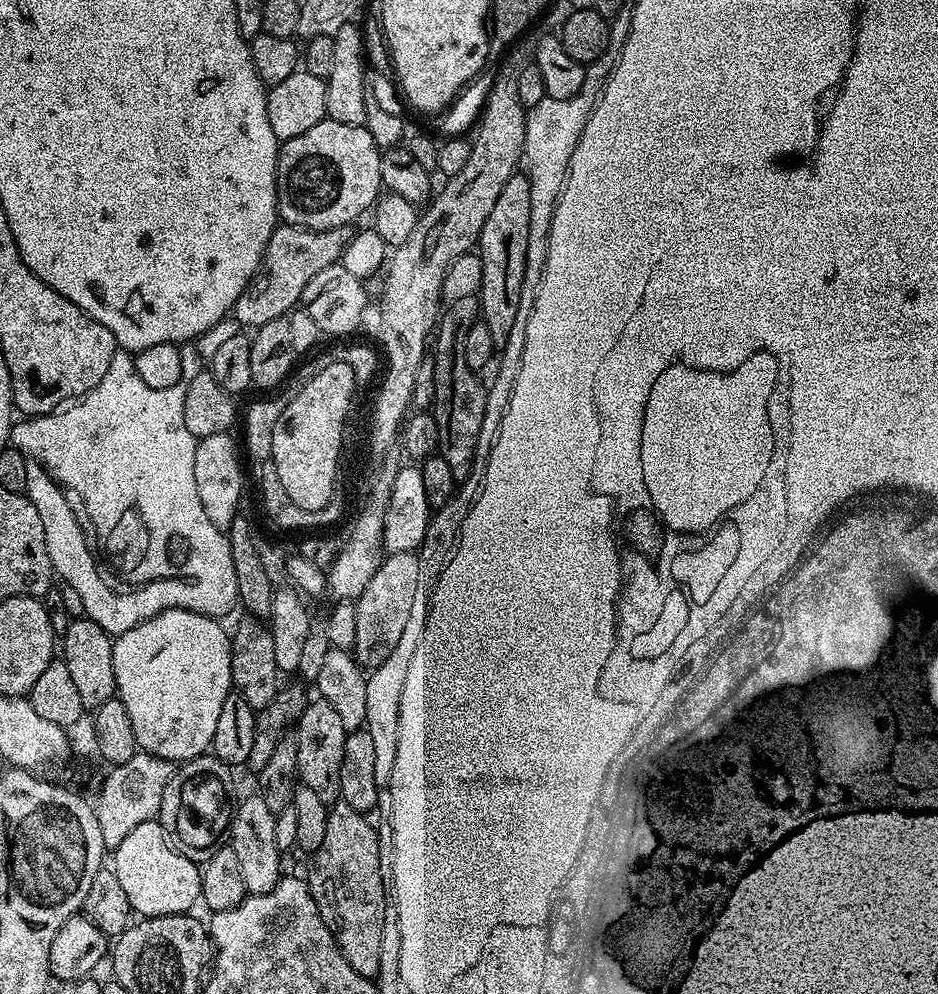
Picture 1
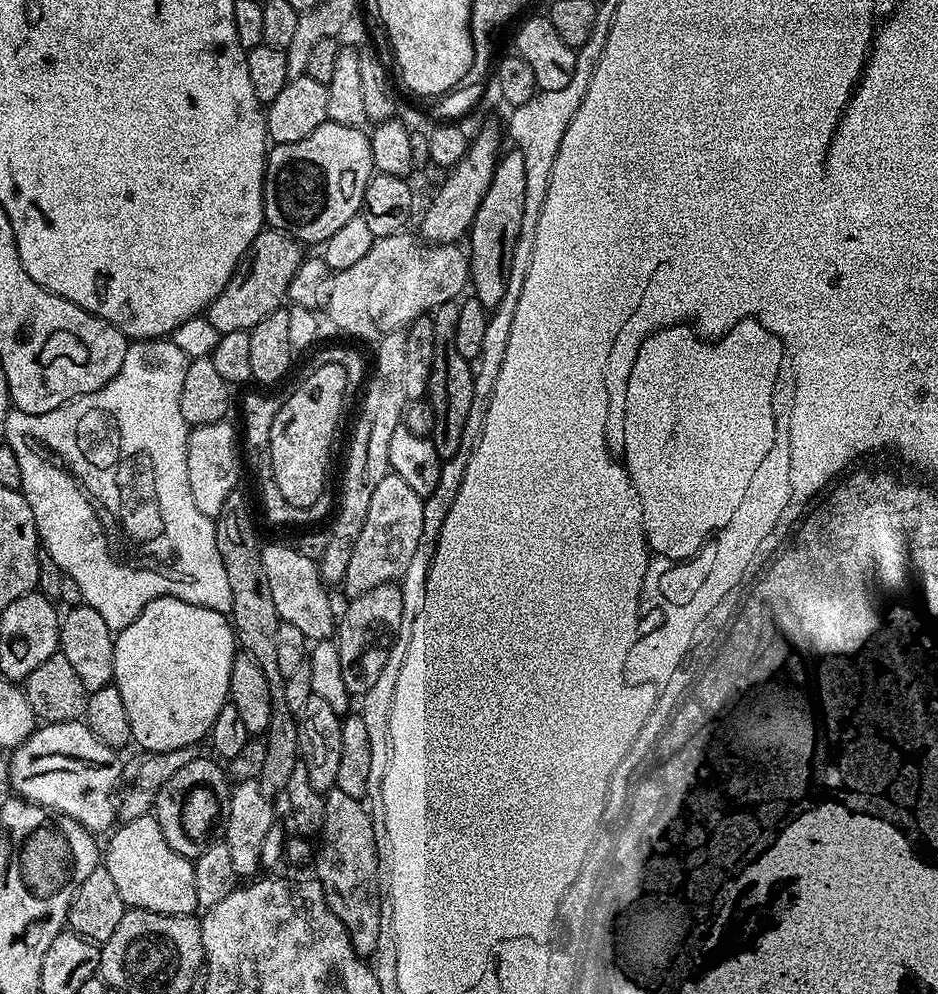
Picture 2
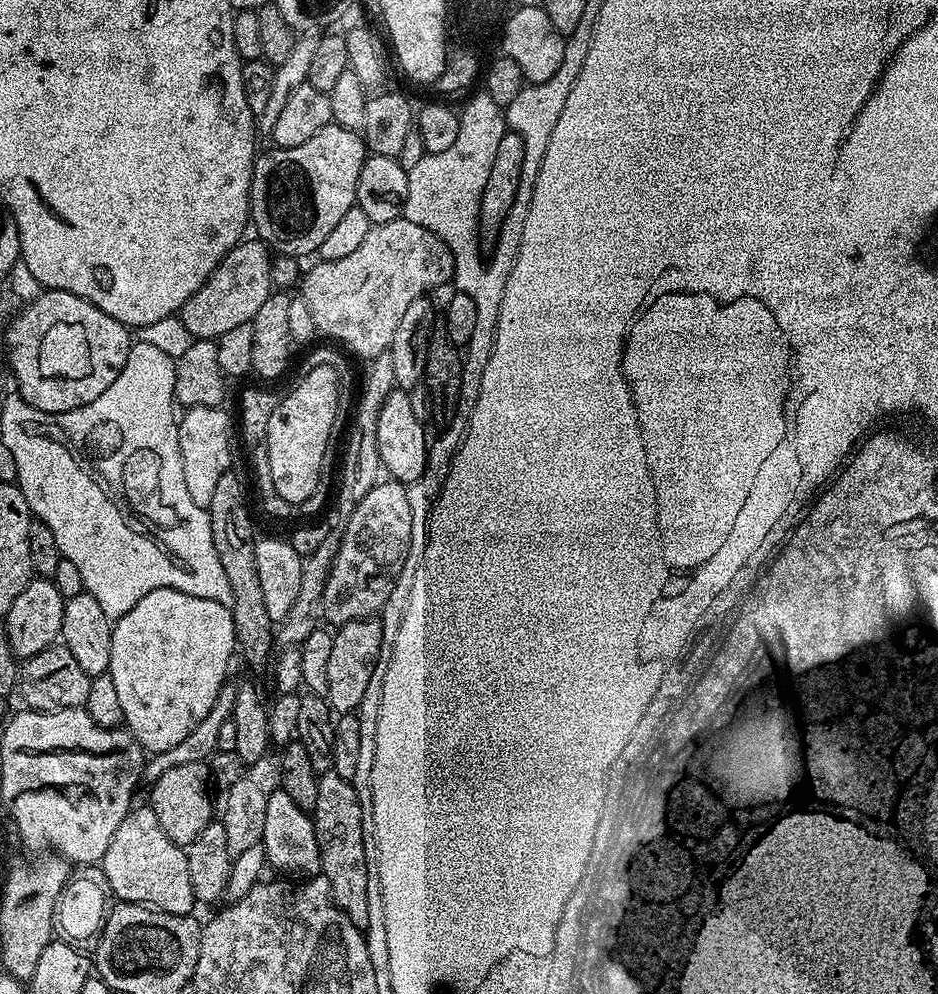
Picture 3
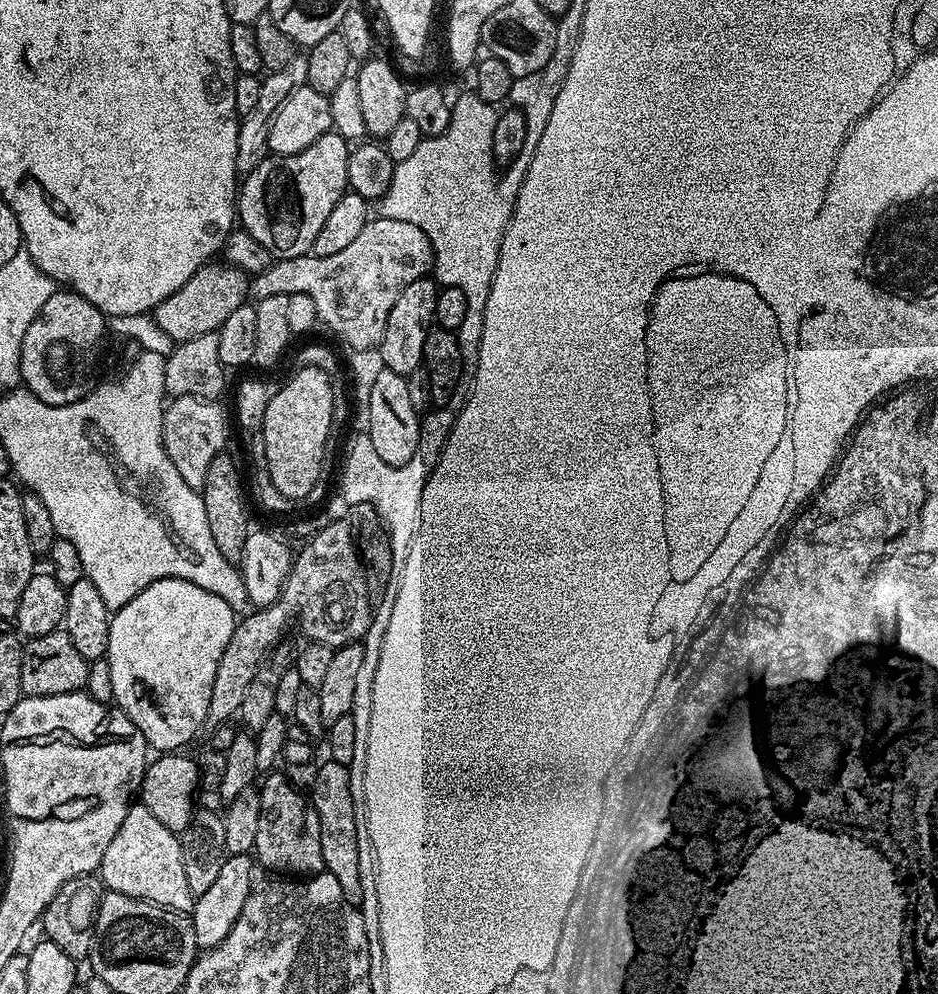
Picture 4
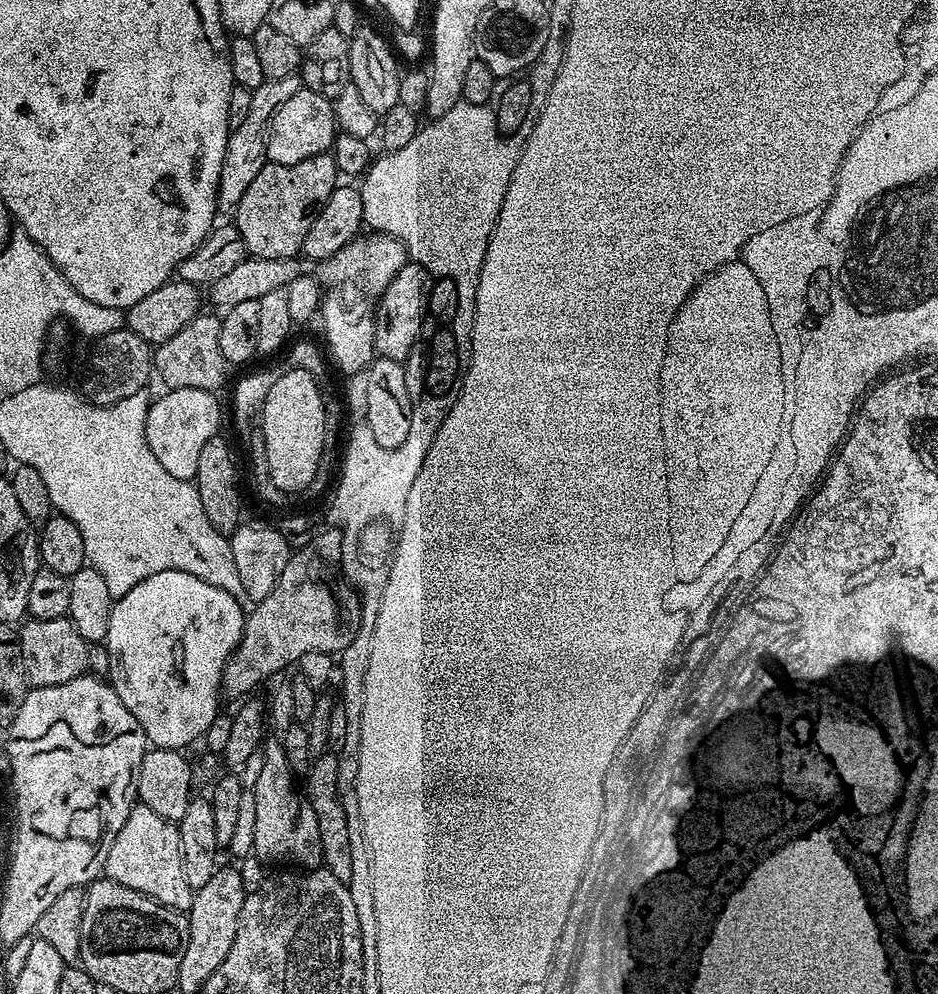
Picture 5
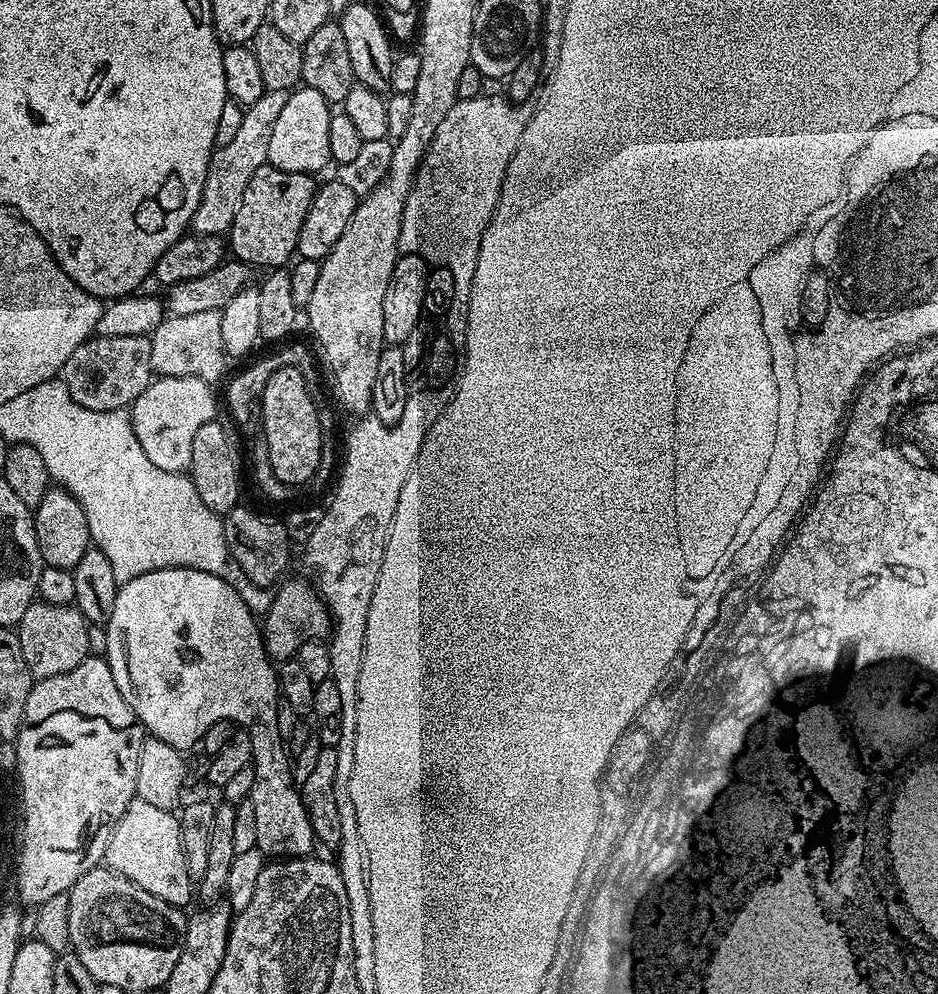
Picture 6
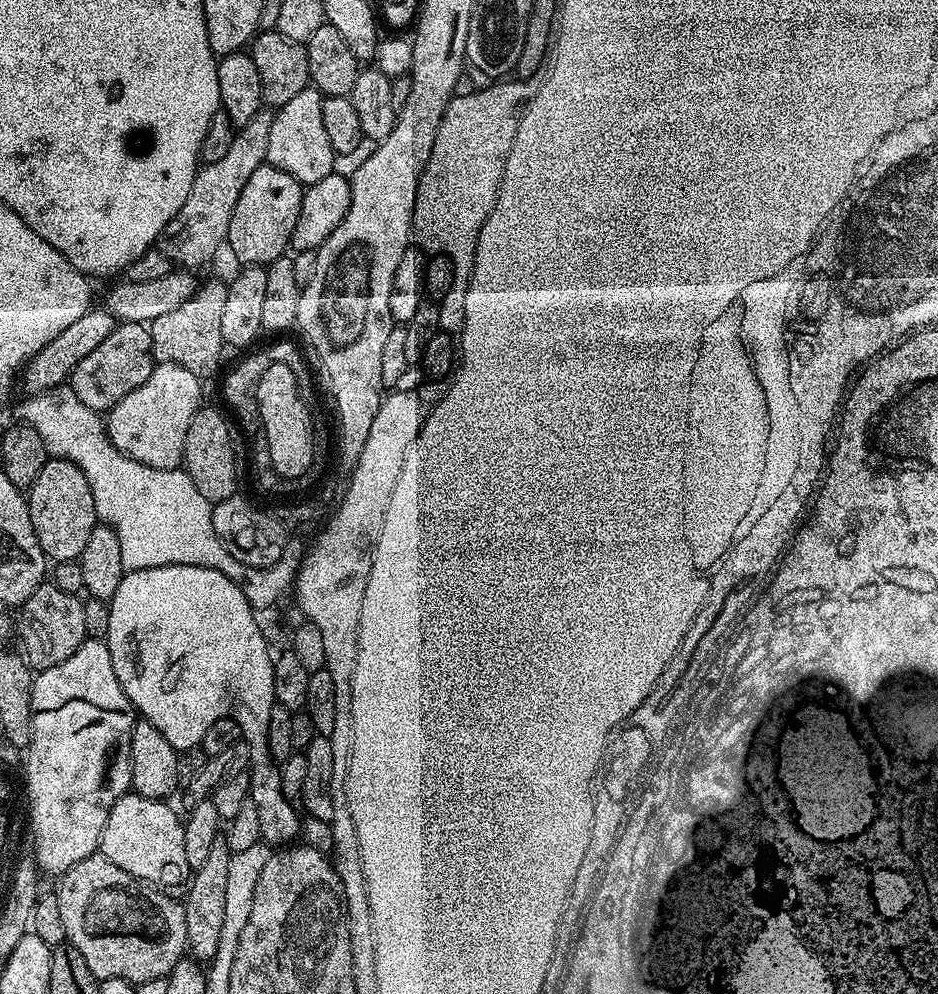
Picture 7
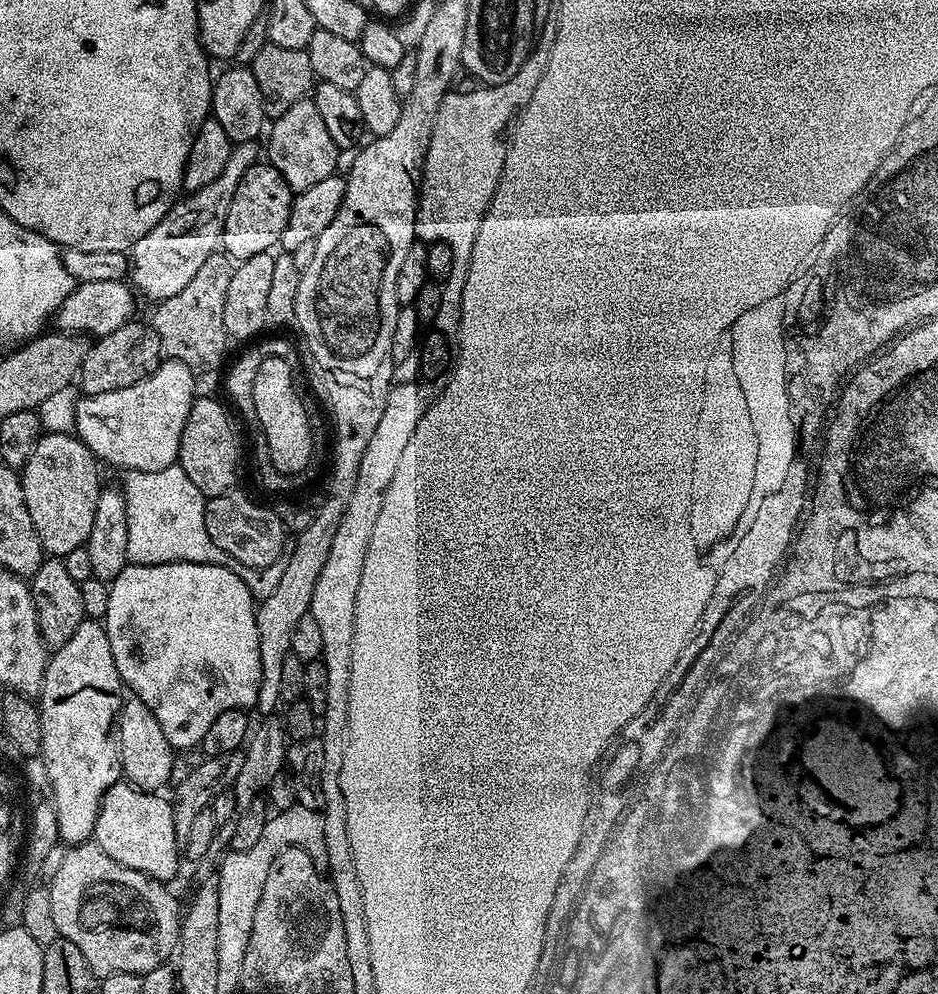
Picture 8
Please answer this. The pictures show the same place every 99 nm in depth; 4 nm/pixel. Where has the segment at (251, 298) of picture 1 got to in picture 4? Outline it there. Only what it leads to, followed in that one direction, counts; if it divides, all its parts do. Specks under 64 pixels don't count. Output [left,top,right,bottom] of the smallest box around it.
[154,262,250,341]

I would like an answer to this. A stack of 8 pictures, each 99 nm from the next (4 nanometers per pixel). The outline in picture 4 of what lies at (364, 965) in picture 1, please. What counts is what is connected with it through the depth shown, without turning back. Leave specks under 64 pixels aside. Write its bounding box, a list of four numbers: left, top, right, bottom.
[310,758,362,906]

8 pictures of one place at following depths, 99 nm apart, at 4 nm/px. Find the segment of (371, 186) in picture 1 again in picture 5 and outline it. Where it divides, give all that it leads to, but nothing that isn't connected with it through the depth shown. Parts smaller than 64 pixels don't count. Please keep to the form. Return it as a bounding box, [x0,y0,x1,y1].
[234,154,338,260]

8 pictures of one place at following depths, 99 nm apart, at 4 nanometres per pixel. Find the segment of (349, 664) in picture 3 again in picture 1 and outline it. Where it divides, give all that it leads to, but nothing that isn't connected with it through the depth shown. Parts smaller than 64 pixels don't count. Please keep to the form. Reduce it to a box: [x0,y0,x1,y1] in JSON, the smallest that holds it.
[352,552,418,670]

